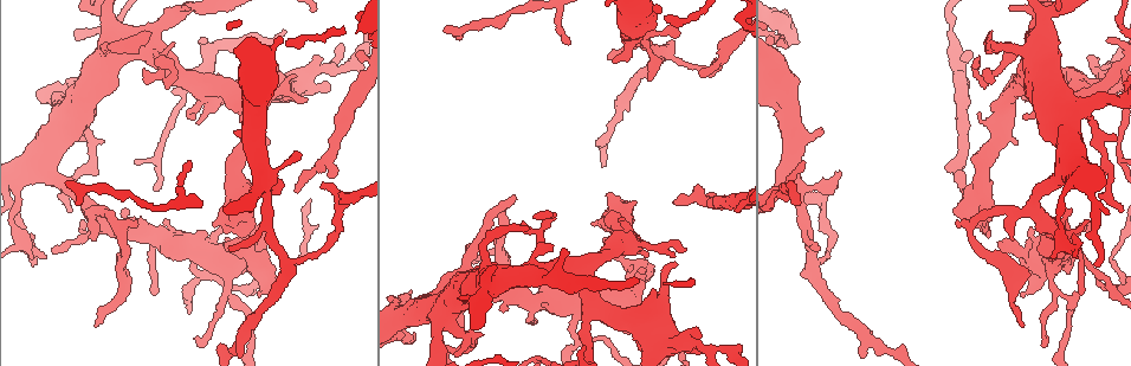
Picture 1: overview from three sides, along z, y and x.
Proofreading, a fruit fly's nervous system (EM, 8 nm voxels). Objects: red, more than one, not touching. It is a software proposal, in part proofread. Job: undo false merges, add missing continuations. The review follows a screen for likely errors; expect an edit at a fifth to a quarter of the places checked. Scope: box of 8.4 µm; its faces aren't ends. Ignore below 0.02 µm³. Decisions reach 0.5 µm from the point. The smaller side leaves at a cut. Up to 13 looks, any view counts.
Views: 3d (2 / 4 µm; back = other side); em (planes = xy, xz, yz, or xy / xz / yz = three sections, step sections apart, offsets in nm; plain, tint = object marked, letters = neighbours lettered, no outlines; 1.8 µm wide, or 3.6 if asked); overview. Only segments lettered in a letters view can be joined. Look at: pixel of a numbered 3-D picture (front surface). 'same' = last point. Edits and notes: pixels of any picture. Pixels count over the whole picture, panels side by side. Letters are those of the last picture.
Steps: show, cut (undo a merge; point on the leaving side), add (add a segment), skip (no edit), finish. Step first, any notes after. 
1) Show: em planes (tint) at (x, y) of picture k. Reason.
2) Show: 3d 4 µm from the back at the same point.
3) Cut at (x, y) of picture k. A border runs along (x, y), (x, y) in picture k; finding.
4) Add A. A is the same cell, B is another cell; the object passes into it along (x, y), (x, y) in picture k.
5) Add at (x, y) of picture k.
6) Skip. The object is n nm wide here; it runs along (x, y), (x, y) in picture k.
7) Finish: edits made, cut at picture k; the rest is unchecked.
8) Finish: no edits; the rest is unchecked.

Show: em planes (letters) at (233, 133) of picture 1. Stops while still wide.

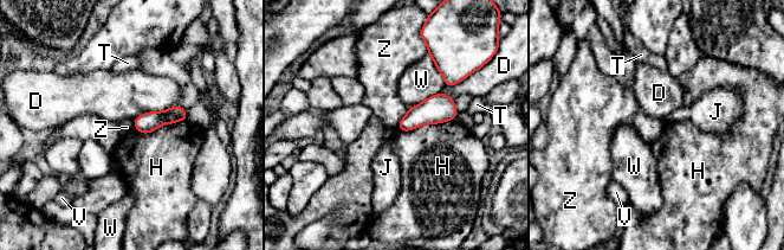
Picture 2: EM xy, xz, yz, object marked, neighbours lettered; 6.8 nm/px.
Skip. D, H, J, T, V, W and Z are other cells; a border runs along (409, 108), (396, 127) in picture 2; none of them fits.

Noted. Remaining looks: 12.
Show: em xy step 16 (letters) at (960, 189) of picture 1. Long arm stops here.

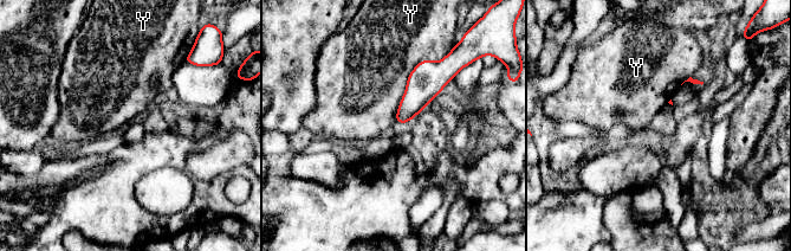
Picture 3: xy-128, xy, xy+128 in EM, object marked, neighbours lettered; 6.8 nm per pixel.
Show: em planes (letters) at the same point.

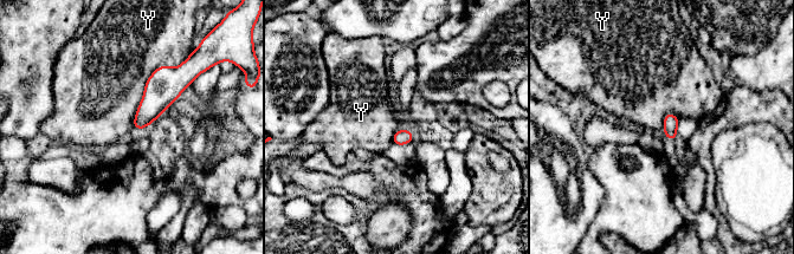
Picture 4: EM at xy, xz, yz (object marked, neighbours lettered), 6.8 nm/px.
Skip. The longest contact is with Y, 550 nm; Y is another cell; none of them fits.

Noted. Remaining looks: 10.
Show: em xz step 4 (tint) at (663, 52) of picture 1. Three-way junction.

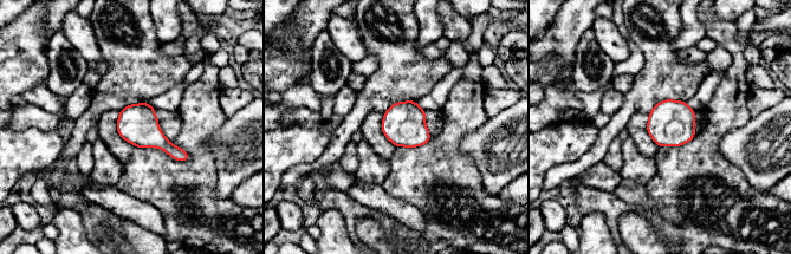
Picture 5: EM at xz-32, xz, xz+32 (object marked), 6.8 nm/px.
Show: em xz step 4 (letters) at the same point. What lies round it.

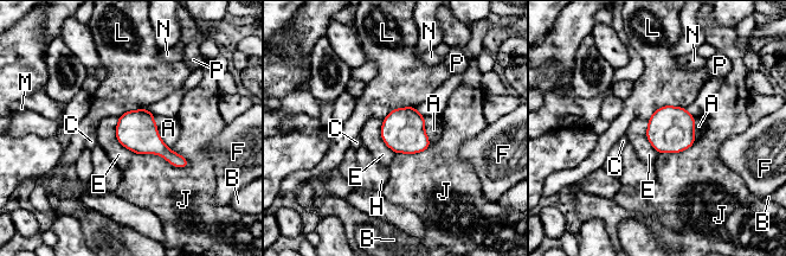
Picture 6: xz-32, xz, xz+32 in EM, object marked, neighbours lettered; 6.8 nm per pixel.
Skip. The longest contact is with J, 380 nm; A, B, C, E, F, H, J, L, M, N and P are other cells; a border runs along (117, 119), (116, 139), (135, 153) in picture 6; continuous, no second neuron.

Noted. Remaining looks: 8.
Show: em xy step 8 (letters) at (794, 184) of picture 1. An open end.

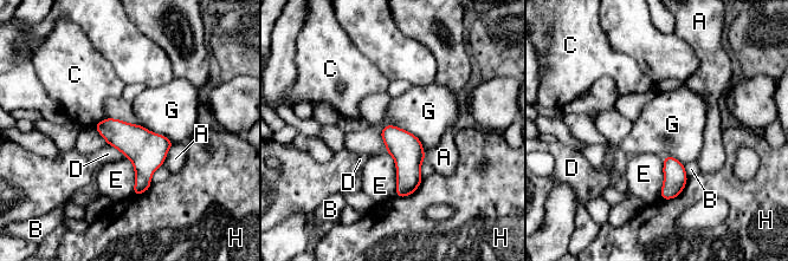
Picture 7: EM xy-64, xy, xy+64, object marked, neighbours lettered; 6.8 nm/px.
Show: em planes (letters) at the same point.

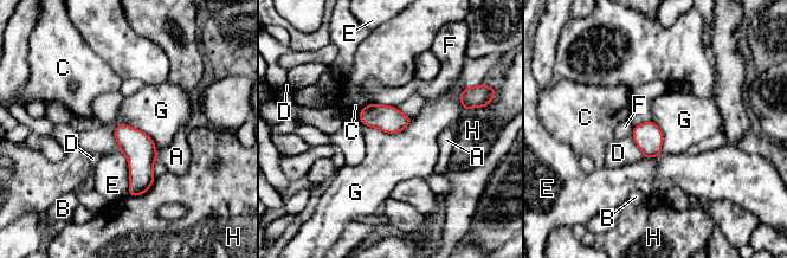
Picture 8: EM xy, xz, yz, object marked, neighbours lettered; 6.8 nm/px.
Skip. A, B, C, D, E, F, G and H are other cells; a border runs along (113, 129), (135, 127), (157, 152) in picture 8; none of them fits.

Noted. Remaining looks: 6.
Show: em planes (tint) at (328, 85) of picture 1.

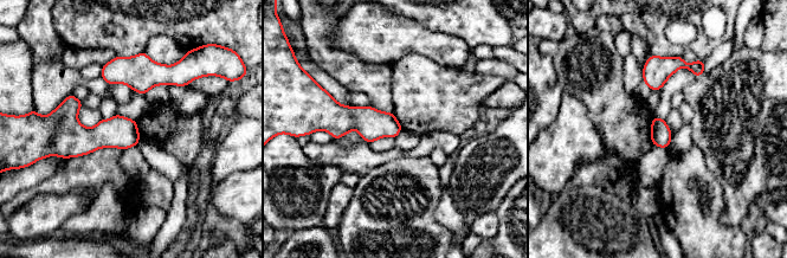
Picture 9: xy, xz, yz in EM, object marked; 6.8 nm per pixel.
Show: em planes (letters) at the same point.

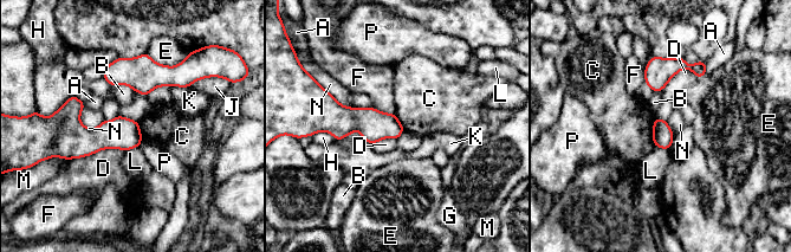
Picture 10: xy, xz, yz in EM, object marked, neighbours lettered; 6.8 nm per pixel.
Skip. A, B, C, D, E, F, G, H, J, K, L, M, N and P are other cells; a border runs along (78, 116), (89, 128), (104, 120) in picture 10; no lettered segment goes on from it.

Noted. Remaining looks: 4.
Finish: no edits; the rest is unchecked.

